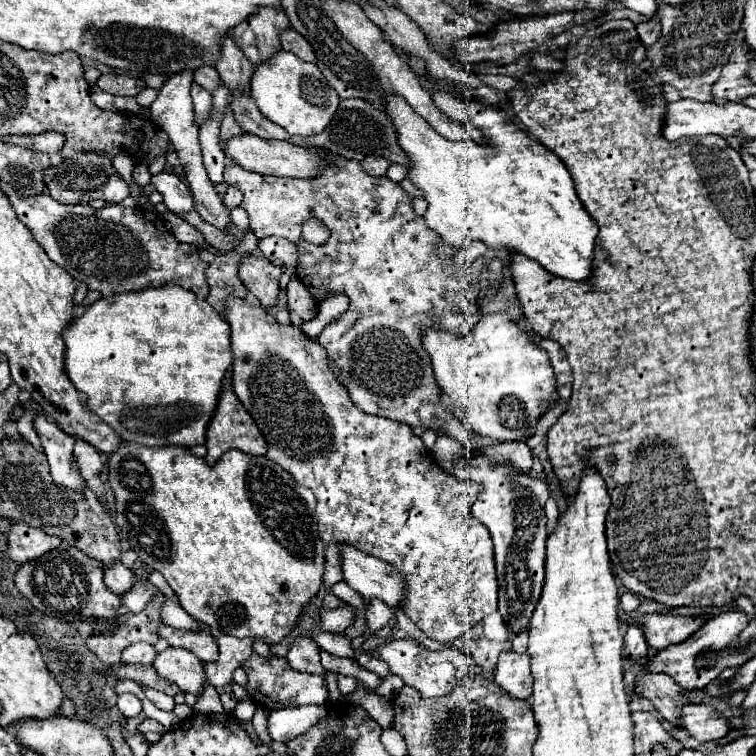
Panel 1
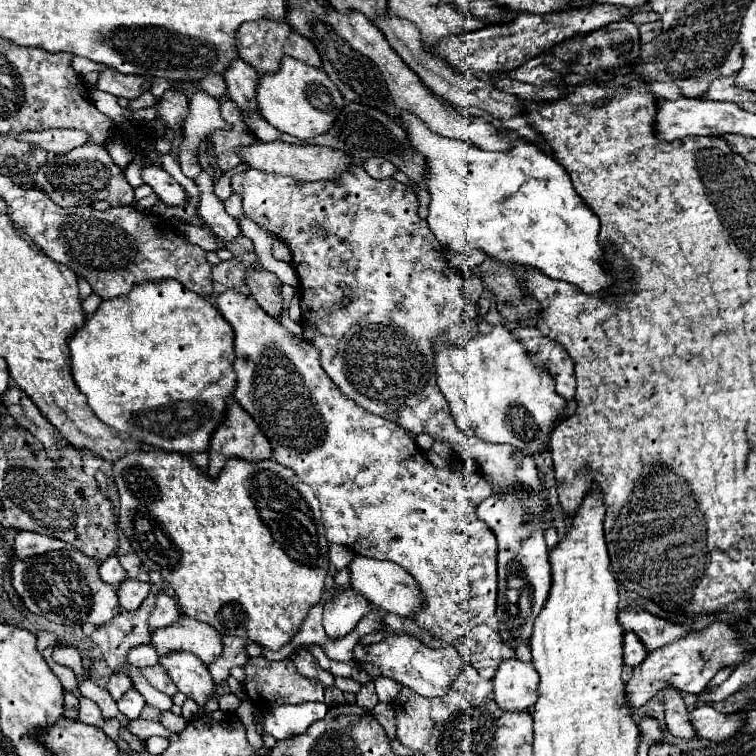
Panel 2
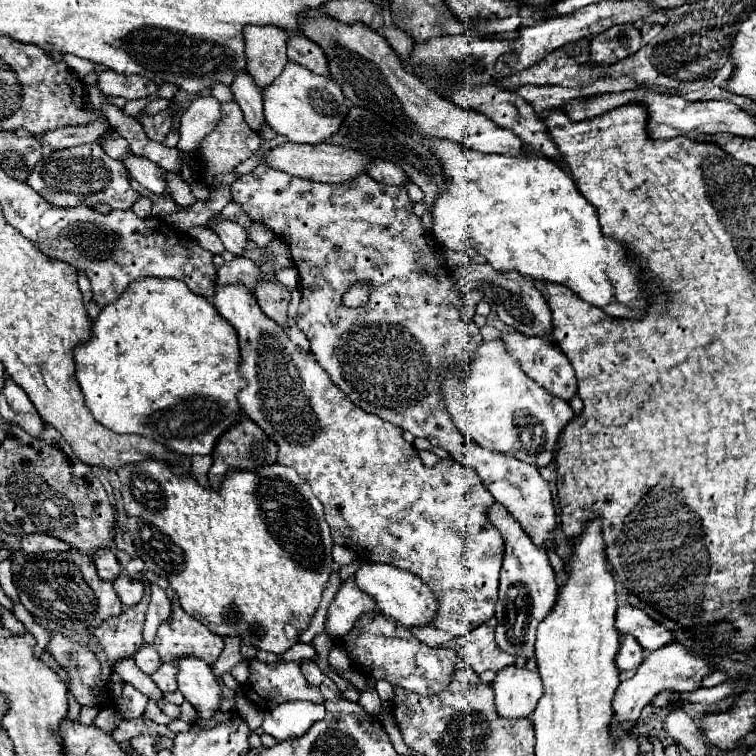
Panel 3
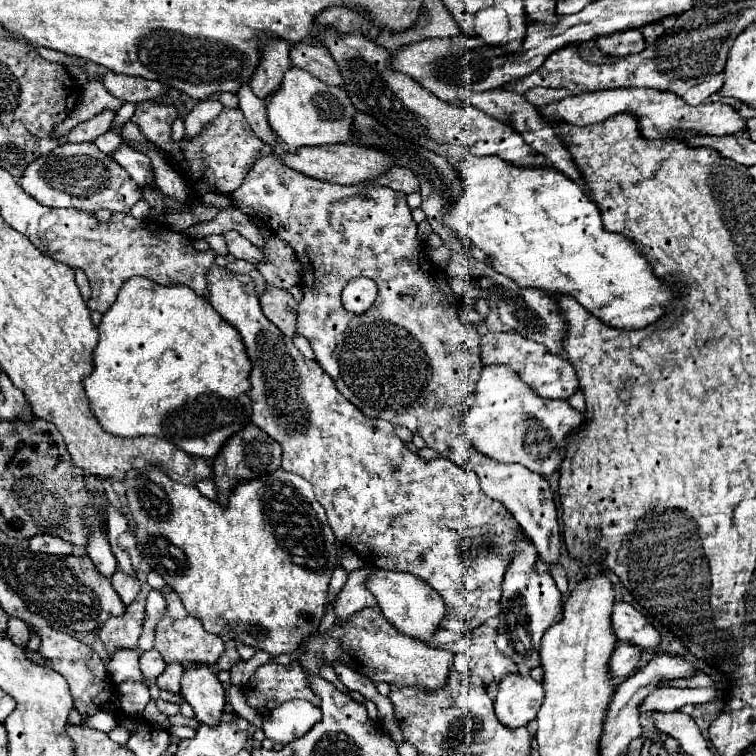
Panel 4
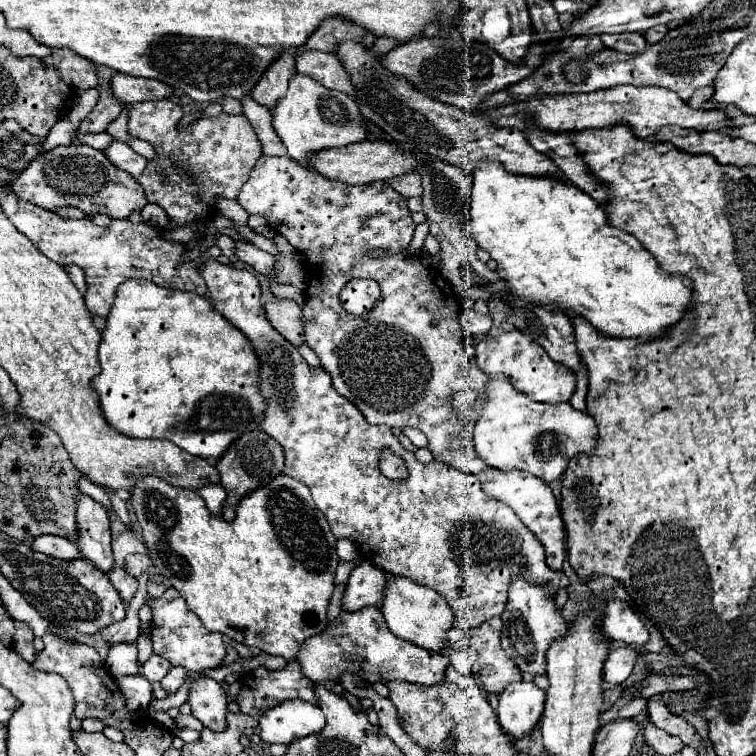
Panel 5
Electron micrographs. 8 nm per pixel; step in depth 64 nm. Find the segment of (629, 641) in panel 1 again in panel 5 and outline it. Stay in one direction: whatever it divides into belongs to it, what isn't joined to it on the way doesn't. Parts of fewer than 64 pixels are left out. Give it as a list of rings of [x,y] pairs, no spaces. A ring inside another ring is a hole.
[[[620,646],[620,648],[610,650],[604,662],[604,680],[614,686],[622,684],[630,676],[634,662],[636,662],[636,652],[632,648]]]

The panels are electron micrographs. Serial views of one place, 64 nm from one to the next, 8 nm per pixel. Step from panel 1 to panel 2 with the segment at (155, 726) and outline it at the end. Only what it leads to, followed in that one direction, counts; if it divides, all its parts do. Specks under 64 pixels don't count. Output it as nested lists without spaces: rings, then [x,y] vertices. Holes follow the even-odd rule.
[[[144,718],[130,720],[126,728],[128,728],[130,734],[138,736],[140,740],[148,740],[150,736],[164,736],[164,738],[170,736],[170,732],[160,722],[150,722],[150,720],[144,720]]]

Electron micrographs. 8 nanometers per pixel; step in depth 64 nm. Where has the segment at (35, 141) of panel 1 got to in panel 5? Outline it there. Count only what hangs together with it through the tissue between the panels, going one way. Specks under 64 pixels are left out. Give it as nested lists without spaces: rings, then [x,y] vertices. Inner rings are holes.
[[[104,80],[100,84],[100,100],[98,100],[96,108],[80,124],[80,132],[102,132],[102,130],[106,130],[106,126],[118,118],[122,108],[124,108],[122,102],[116,100],[112,90],[110,90],[110,82]]]

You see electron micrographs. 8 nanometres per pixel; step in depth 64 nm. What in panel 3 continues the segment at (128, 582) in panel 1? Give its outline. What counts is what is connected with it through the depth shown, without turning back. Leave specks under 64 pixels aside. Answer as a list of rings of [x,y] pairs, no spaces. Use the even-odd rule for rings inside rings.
[[[98,548],[94,552],[94,564],[96,564],[98,576],[102,576],[102,580],[114,580],[114,576],[120,574],[118,558],[108,548]]]

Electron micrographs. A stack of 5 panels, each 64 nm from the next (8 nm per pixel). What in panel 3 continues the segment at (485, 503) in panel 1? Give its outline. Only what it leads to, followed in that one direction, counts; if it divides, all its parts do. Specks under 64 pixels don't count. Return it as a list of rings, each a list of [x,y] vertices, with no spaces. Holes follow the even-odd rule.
[[[494,504],[492,510],[488,512],[488,518],[502,532],[506,540],[506,554],[500,572],[500,598],[496,604],[496,620],[498,620],[496,644],[500,650],[520,660],[532,660],[536,628],[550,614],[558,598],[558,584],[554,580],[554,570],[550,568],[546,552],[532,544],[530,536],[522,530],[518,520],[514,520],[510,512],[506,512],[506,508]]]

